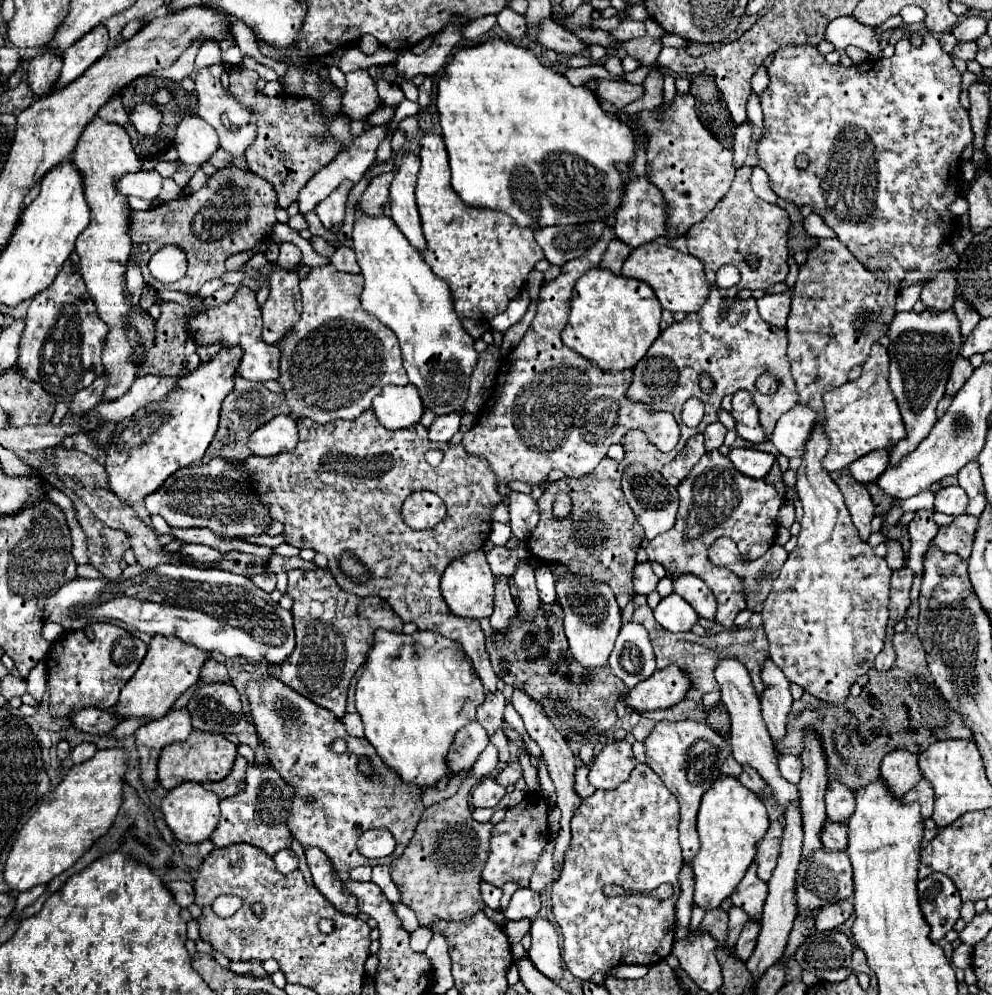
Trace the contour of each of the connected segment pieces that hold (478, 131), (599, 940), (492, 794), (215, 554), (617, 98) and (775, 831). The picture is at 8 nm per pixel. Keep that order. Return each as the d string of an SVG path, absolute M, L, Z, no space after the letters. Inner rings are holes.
M490 39L478 47L462 49L458 51L452 61L446 65L444 75L438 83L438 99L436 107L440 113L440 125L442 125L442 137L448 149L448 159L450 159L450 169L452 169L452 189L458 193L458 197L470 205L470 207L484 207L484 209L494 209L500 213L510 215L516 225L524 229L542 229L550 225L580 225L580 223L590 223L590 221L606 221L614 219L614 215L620 209L622 197L624 197L624 179L620 169L616 167L618 163L634 163L636 159L636 135L632 127L618 117L606 113L600 107L600 101L594 91L588 87L580 85L574 87L570 81L554 71L552 67L542 65L536 55L512 41L502 41L502 39Z
M638 763L634 767L634 771L630 773L628 781L624 781L620 787L616 787L612 791L600 791L598 789L598 791L594 791L594 795L582 799L582 805L578 807L576 815L572 817L572 845L566 851L564 869L562 869L560 877L558 877L558 881L552 885L552 913L554 913L554 919L556 919L556 923L558 923L560 931L562 931L562 937L564 937L564 963L566 963L568 971L574 977L588 979L596 971L608 971L608 969L612 969L616 965L654 965L658 961L664 961L670 955L674 939L676 939L674 907L676 907L676 901L678 901L678 895L680 895L678 875L680 875L680 869L682 869L682 853L680 853L680 843L678 843L678 821L680 821L680 815L678 815L676 797L666 789L662 779L656 777L656 773L646 763ZM662 883L672 883L674 885L674 895L670 899L666 899L666 901L652 899L652 909L606 909L606 895L602 893L602 889L606 885L620 885L620 887L624 887L624 889L628 889L632 893L648 893L648 889L656 889Z
M484 777L472 791L472 805L474 807L496 807L498 801L504 797L506 789L494 779L494 777Z
M184 545L180 549L182 555L192 555L196 561L218 561L222 557L220 551L212 549L212 547L206 547L206 545Z
M594 79L594 81L596 81L596 93L598 93L598 97L604 99L604 101L610 101L618 109L622 109L624 105L636 101L644 93L642 85L608 81L608 79Z
M774 821L774 823L770 823L766 835L756 845L754 861L758 863L758 877L762 881L768 881L772 869L776 867L776 857L780 851L780 837L782 837L782 825L778 821Z

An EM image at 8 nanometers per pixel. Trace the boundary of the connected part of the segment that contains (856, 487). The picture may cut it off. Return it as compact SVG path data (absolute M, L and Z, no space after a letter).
M840 469L830 473L832 479L838 483L840 491L844 493L846 499L846 507L850 511L852 523L858 529L858 535L862 541L866 541L870 537L870 519L874 515L874 505L872 505L872 497L866 489L864 483L858 483L848 469Z

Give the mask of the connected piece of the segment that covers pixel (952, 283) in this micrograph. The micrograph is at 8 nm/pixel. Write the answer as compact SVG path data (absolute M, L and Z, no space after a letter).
M954 271L940 273L940 277L936 277L936 281L930 281L928 285L924 285L924 289L920 293L920 301L928 309L948 311L948 309L952 309L954 293L956 293L956 273Z

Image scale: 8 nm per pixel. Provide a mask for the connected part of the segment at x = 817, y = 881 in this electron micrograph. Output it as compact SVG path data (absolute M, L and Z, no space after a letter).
M820 851L812 861L802 861L796 875L796 893L798 893L798 911L808 915L816 909L836 903L840 899L850 899L854 893L854 879L852 879L852 865L846 853L828 853Z

